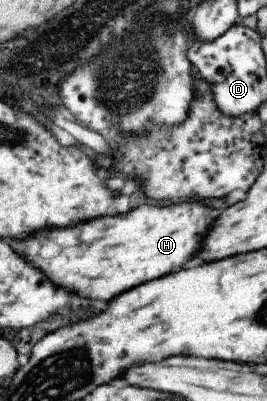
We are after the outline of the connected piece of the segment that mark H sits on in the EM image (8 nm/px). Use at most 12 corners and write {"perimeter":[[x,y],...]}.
{"perimeter":[[139,206],[21,240],[59,288],[111,300],[189,262],[209,212]]}

